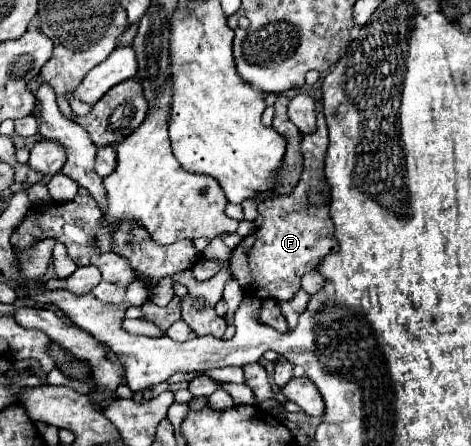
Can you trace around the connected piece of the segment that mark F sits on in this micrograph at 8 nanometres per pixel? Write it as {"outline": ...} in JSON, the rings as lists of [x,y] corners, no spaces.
{"outline":[[[317,103],[317,131],[305,135],[301,141],[303,151],[303,175],[297,187],[285,197],[271,197],[263,201],[257,211],[263,217],[263,225],[245,237],[231,255],[233,277],[241,283],[243,293],[255,299],[281,299],[291,301],[301,289],[301,277],[331,253],[339,251],[335,239],[335,227],[329,215],[331,189],[325,181],[325,155],[329,139],[321,105]]]}

